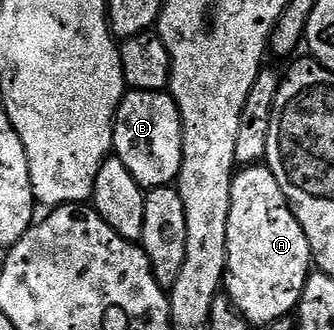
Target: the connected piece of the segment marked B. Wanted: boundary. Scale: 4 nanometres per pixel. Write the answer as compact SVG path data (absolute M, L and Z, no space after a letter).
M126 90L125 96L121 98L121 104L117 106L117 115L113 119L112 154L119 161L123 161L123 165L127 165L131 177L135 177L140 187L152 189L170 186L181 171L183 161L183 125L177 102L174 101L172 94L165 91Z

